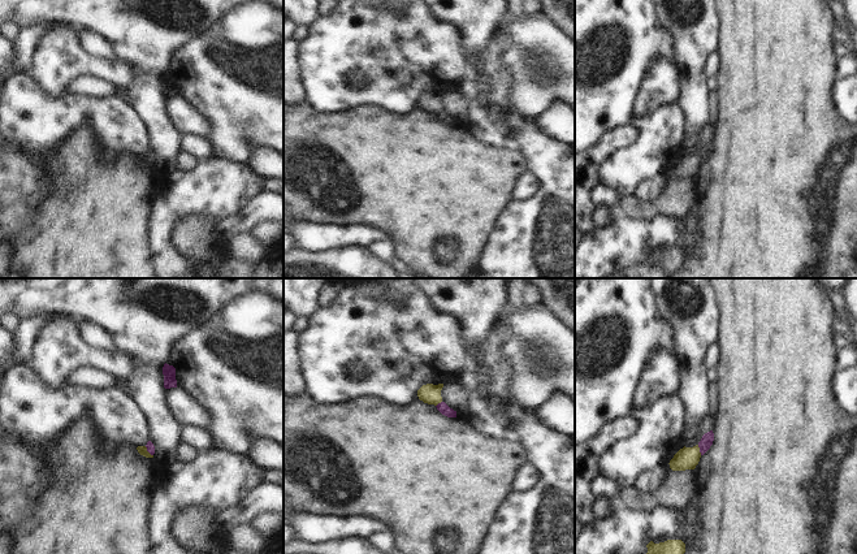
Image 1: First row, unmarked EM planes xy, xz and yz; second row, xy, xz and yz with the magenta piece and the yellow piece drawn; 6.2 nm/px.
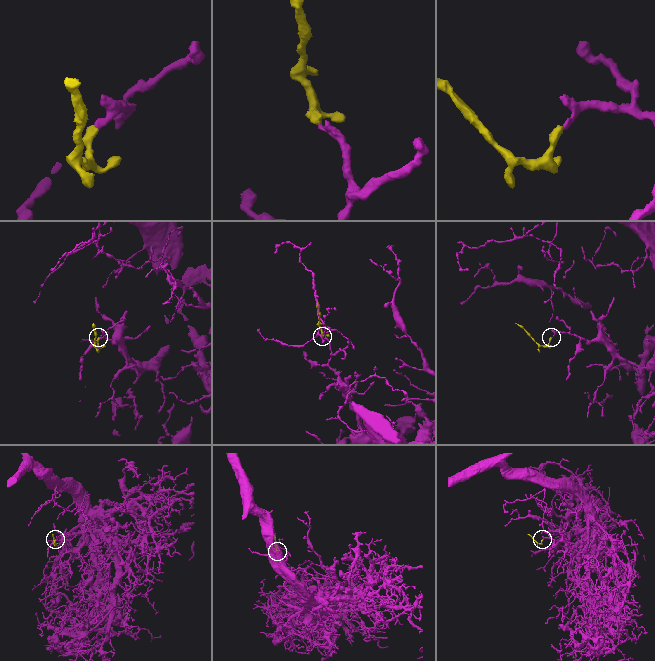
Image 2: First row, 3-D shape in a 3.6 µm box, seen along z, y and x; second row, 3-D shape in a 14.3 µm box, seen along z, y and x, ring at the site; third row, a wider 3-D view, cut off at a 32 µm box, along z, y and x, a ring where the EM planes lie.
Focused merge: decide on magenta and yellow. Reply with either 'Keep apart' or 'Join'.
Join

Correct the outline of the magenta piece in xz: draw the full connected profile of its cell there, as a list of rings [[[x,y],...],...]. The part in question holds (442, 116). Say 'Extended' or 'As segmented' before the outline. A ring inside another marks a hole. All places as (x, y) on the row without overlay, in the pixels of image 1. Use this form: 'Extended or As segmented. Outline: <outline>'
Extended. Outline: [[[427,92],[423,94],[419,99],[417,99],[417,105],[420,109],[423,109],[424,112],[428,113],[434,113],[437,116],[437,118],[447,125],[447,126],[456,126],[456,120],[454,120],[453,117],[450,117],[441,105],[441,99],[443,96],[443,92],[438,92],[438,94],[433,94],[433,92]]]

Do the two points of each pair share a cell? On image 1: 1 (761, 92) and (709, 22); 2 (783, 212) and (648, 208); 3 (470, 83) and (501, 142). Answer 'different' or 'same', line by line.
1: different
2: different
3: same

